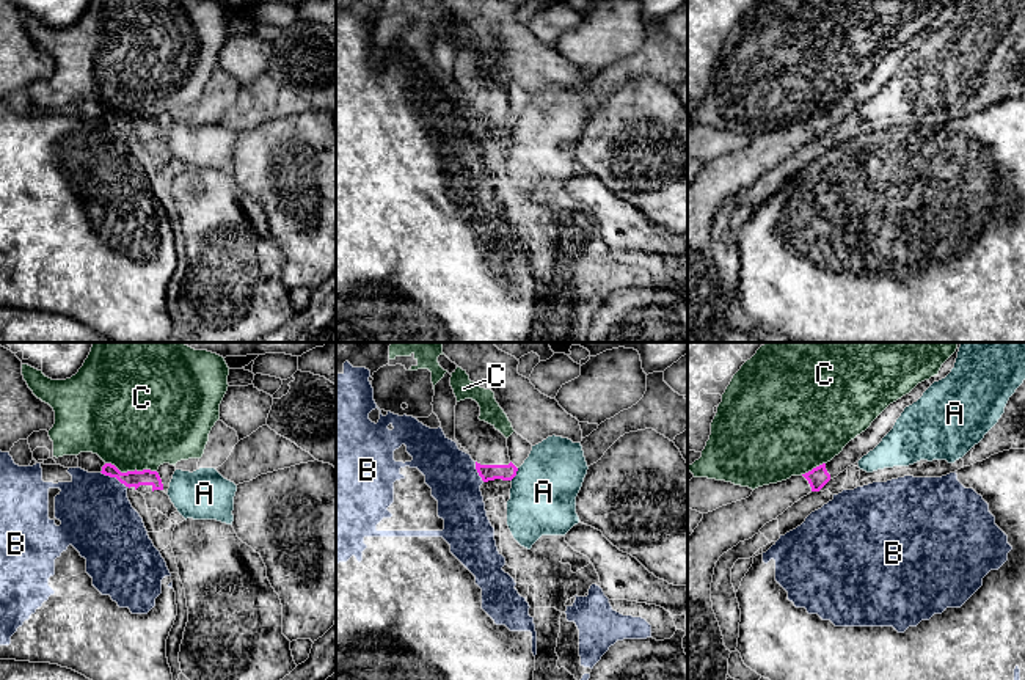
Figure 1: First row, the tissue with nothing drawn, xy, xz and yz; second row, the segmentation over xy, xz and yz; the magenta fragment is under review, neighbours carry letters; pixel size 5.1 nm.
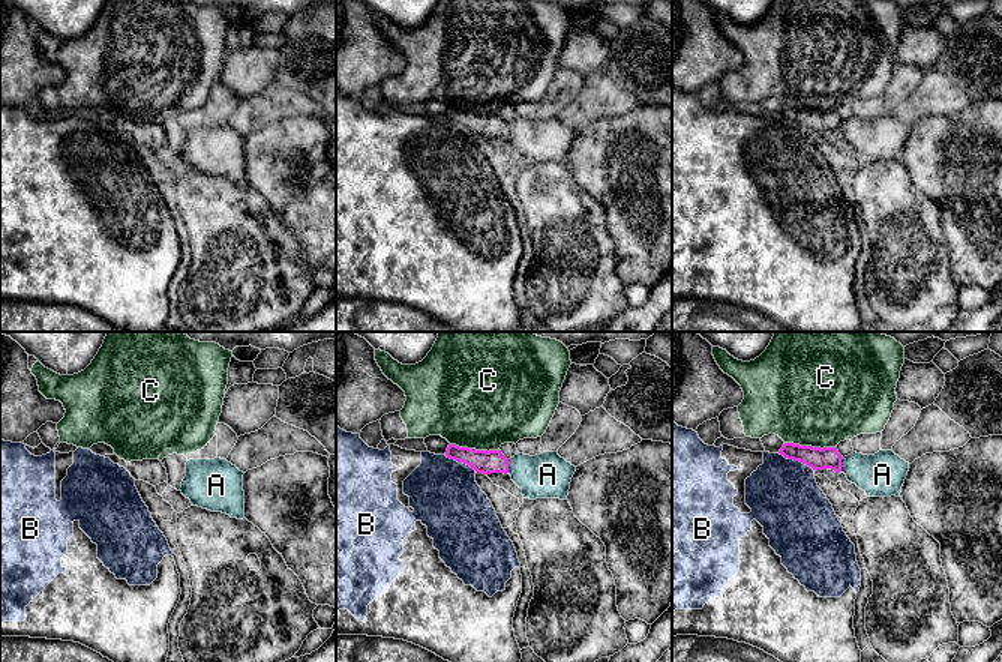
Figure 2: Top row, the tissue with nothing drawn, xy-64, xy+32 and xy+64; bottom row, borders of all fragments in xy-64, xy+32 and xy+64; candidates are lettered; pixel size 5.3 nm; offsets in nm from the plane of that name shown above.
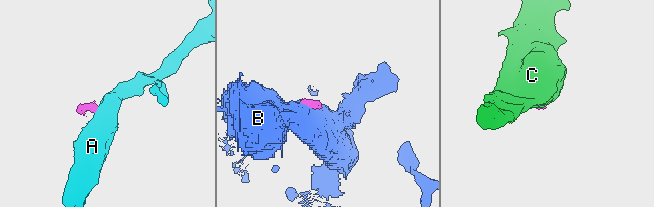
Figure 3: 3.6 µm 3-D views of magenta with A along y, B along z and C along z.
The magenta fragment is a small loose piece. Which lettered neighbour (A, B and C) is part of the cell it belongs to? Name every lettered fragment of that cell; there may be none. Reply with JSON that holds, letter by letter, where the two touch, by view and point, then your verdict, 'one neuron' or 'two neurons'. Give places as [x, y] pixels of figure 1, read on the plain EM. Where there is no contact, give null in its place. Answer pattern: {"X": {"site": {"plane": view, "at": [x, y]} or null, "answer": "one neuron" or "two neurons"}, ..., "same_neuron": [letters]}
{"A": {"site": {"plane": "xz", "at": [515, 123]}, "answer": "two neurons"}, "B": {"site": {"plane": "xy", "at": [113, 124]}, "answer": "two neurons"}, "C": {"site": {"plane": "xy", "at": [131, 120]}, "answer": "two neurons"}, "same_neuron": []}

